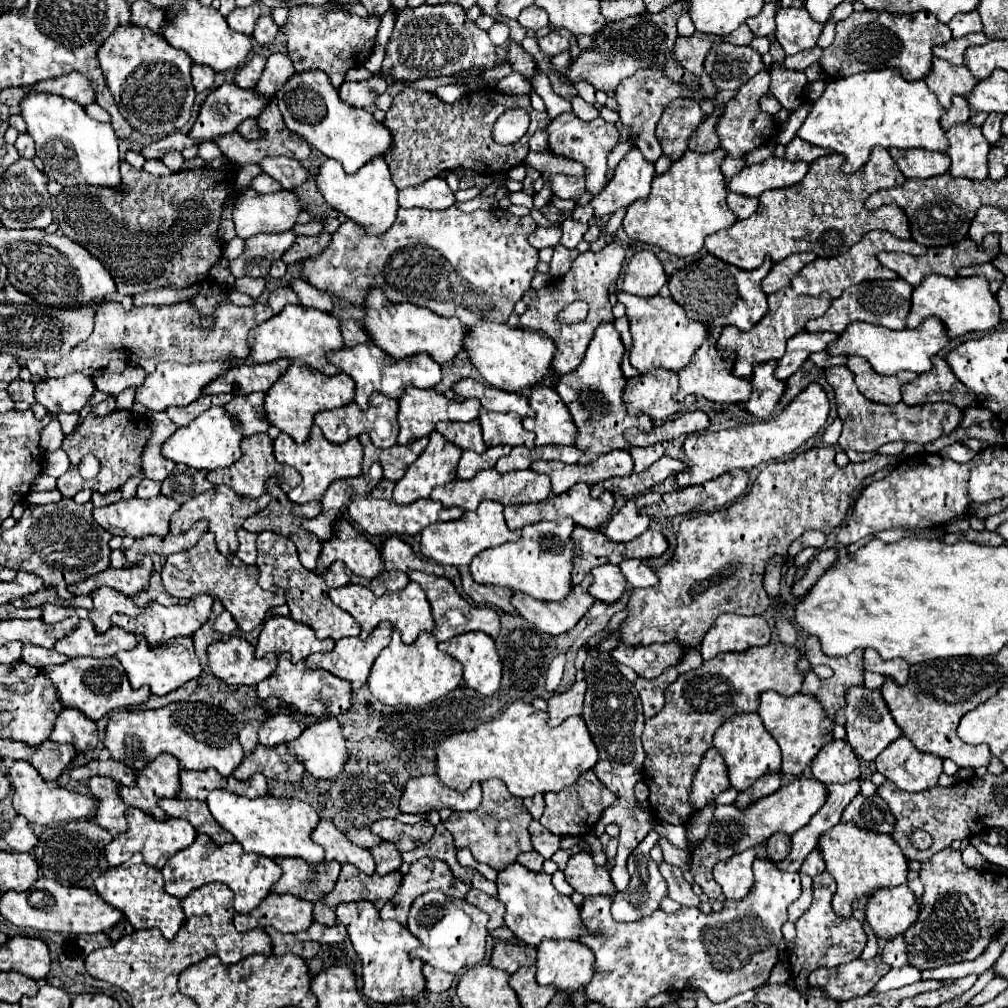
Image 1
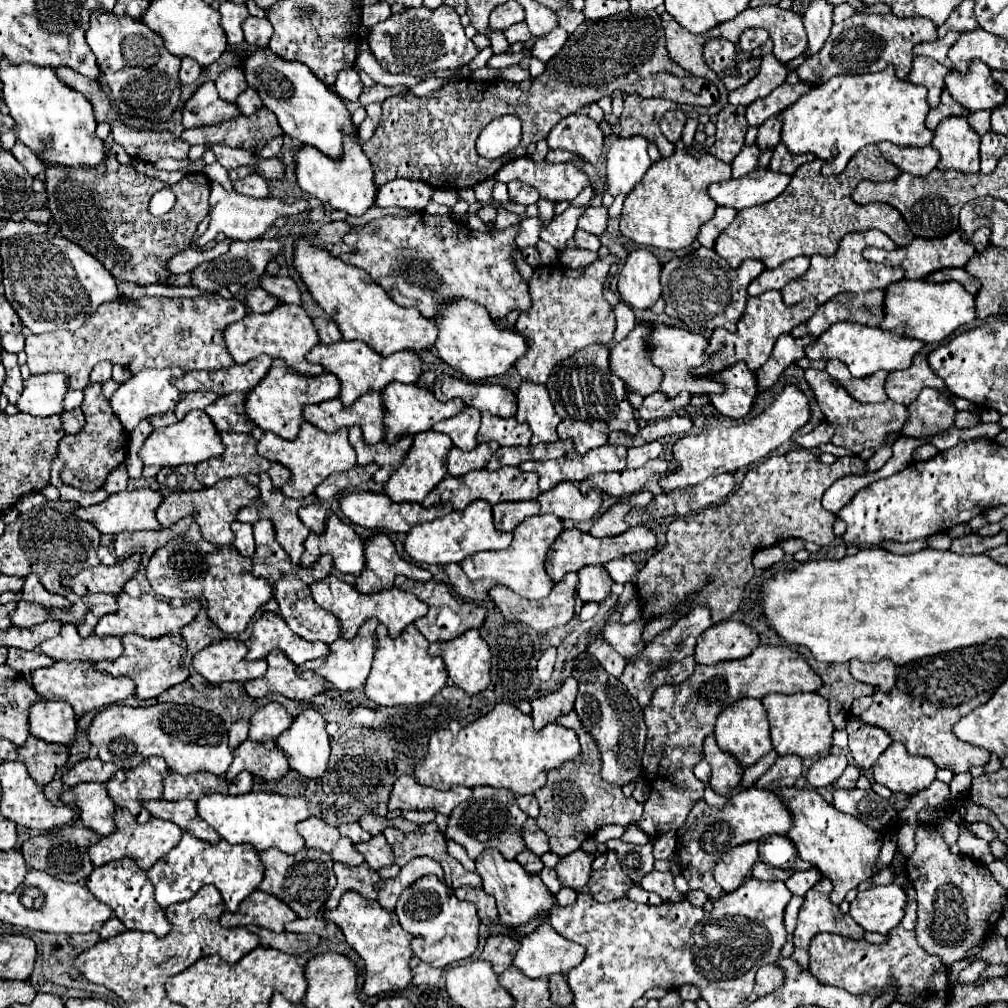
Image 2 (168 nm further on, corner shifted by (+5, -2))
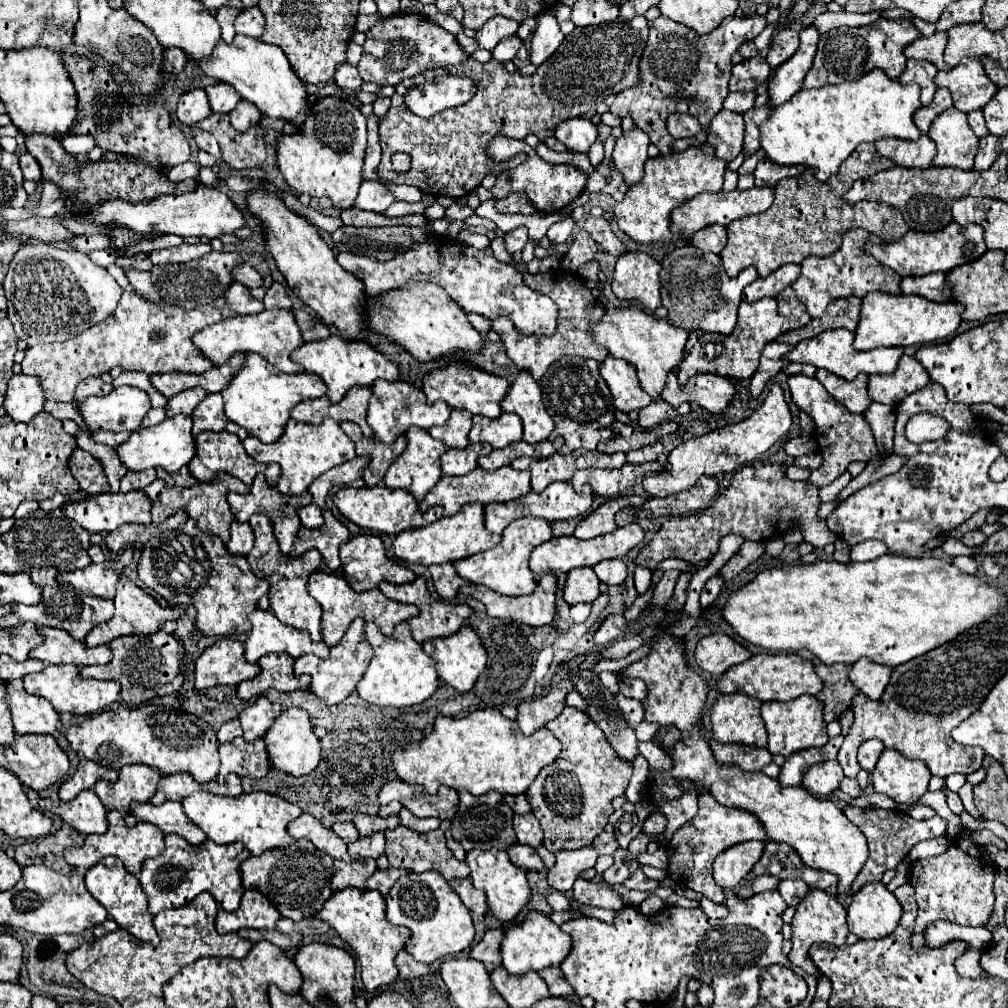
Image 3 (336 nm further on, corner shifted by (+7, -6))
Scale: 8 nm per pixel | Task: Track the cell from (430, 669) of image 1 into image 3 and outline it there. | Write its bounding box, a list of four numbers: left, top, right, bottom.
[357,622,439,708]

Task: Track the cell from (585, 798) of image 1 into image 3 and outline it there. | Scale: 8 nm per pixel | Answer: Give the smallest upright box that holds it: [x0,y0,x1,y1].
[525,706,633,854]

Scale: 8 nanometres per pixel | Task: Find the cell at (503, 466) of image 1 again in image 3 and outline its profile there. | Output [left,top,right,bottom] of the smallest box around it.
[479,442,525,472]

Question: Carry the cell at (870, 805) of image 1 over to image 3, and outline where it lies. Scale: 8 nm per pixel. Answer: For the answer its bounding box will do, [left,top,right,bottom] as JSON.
[839,778,861,798]

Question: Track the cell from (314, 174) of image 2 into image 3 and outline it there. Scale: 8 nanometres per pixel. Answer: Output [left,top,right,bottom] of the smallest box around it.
[277,98,367,210]

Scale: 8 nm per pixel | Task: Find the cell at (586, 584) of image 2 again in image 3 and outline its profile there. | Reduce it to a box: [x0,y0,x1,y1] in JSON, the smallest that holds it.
[563,568,601,604]

